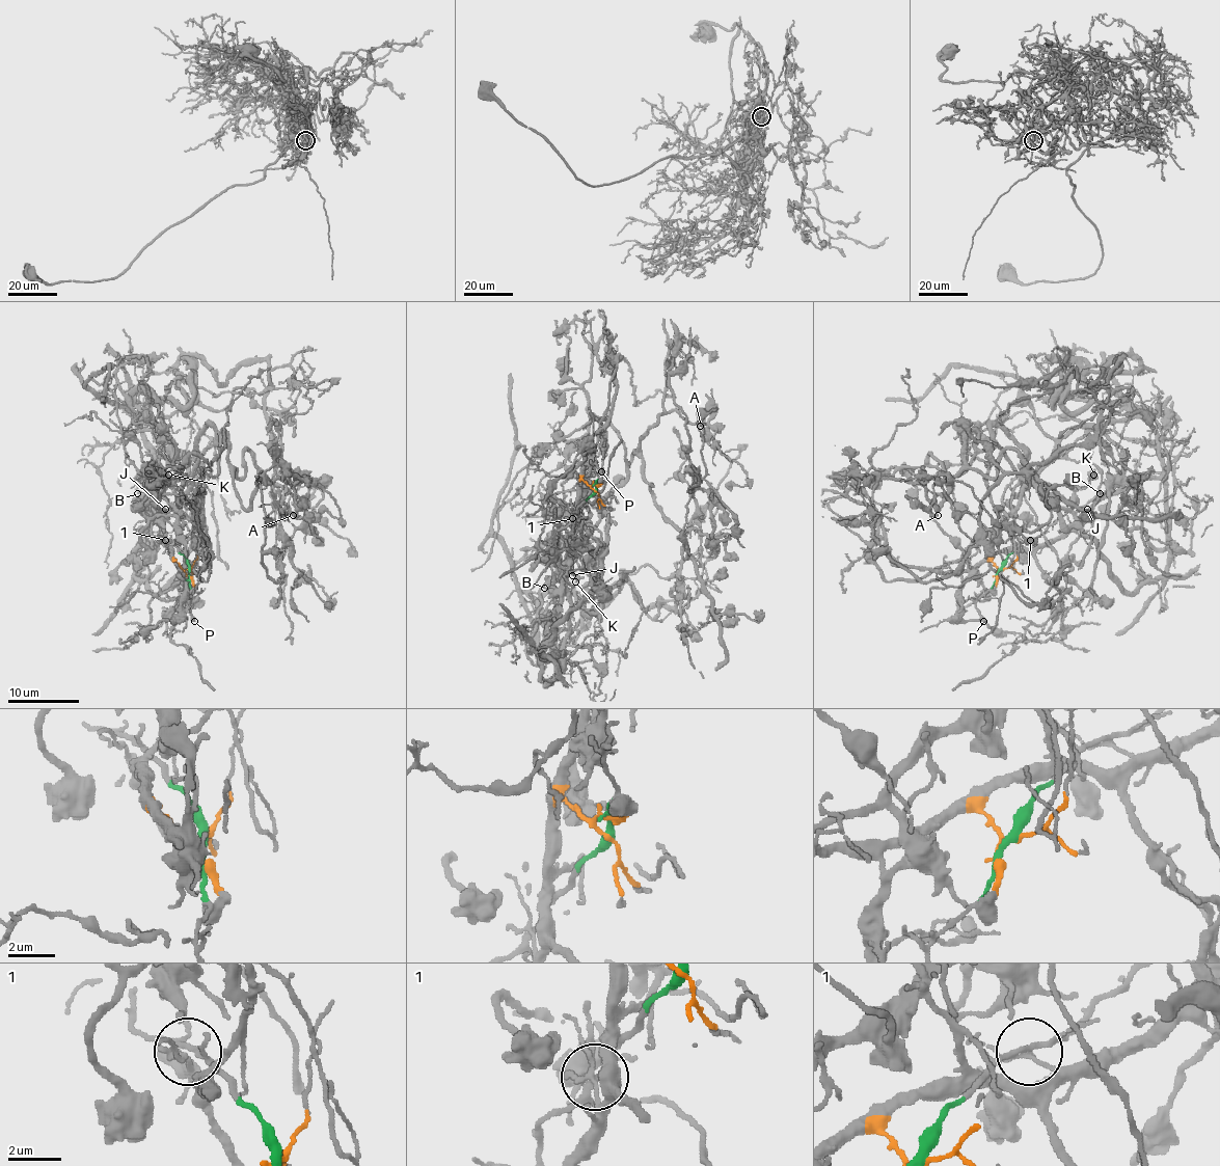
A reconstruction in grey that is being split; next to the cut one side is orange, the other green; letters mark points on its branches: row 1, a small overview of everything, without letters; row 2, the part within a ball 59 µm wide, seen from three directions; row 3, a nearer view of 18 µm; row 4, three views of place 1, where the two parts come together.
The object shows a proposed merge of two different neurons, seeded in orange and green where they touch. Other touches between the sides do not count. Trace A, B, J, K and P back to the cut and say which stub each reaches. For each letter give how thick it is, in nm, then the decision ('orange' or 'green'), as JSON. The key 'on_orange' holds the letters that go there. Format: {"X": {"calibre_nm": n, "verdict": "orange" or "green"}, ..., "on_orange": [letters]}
{"A": {"calibre_nm": 190, "verdict": "orange"}, "B": {"calibre_nm": 120, "verdict": "green"}, "J": {"calibre_nm": 150, "verdict": "orange"}, "K": {"calibre_nm": 140, "verdict": "orange"}, "P": {"calibre_nm": 360, "verdict": "green"}, "on_orange": ["A", "J", "K"]}

